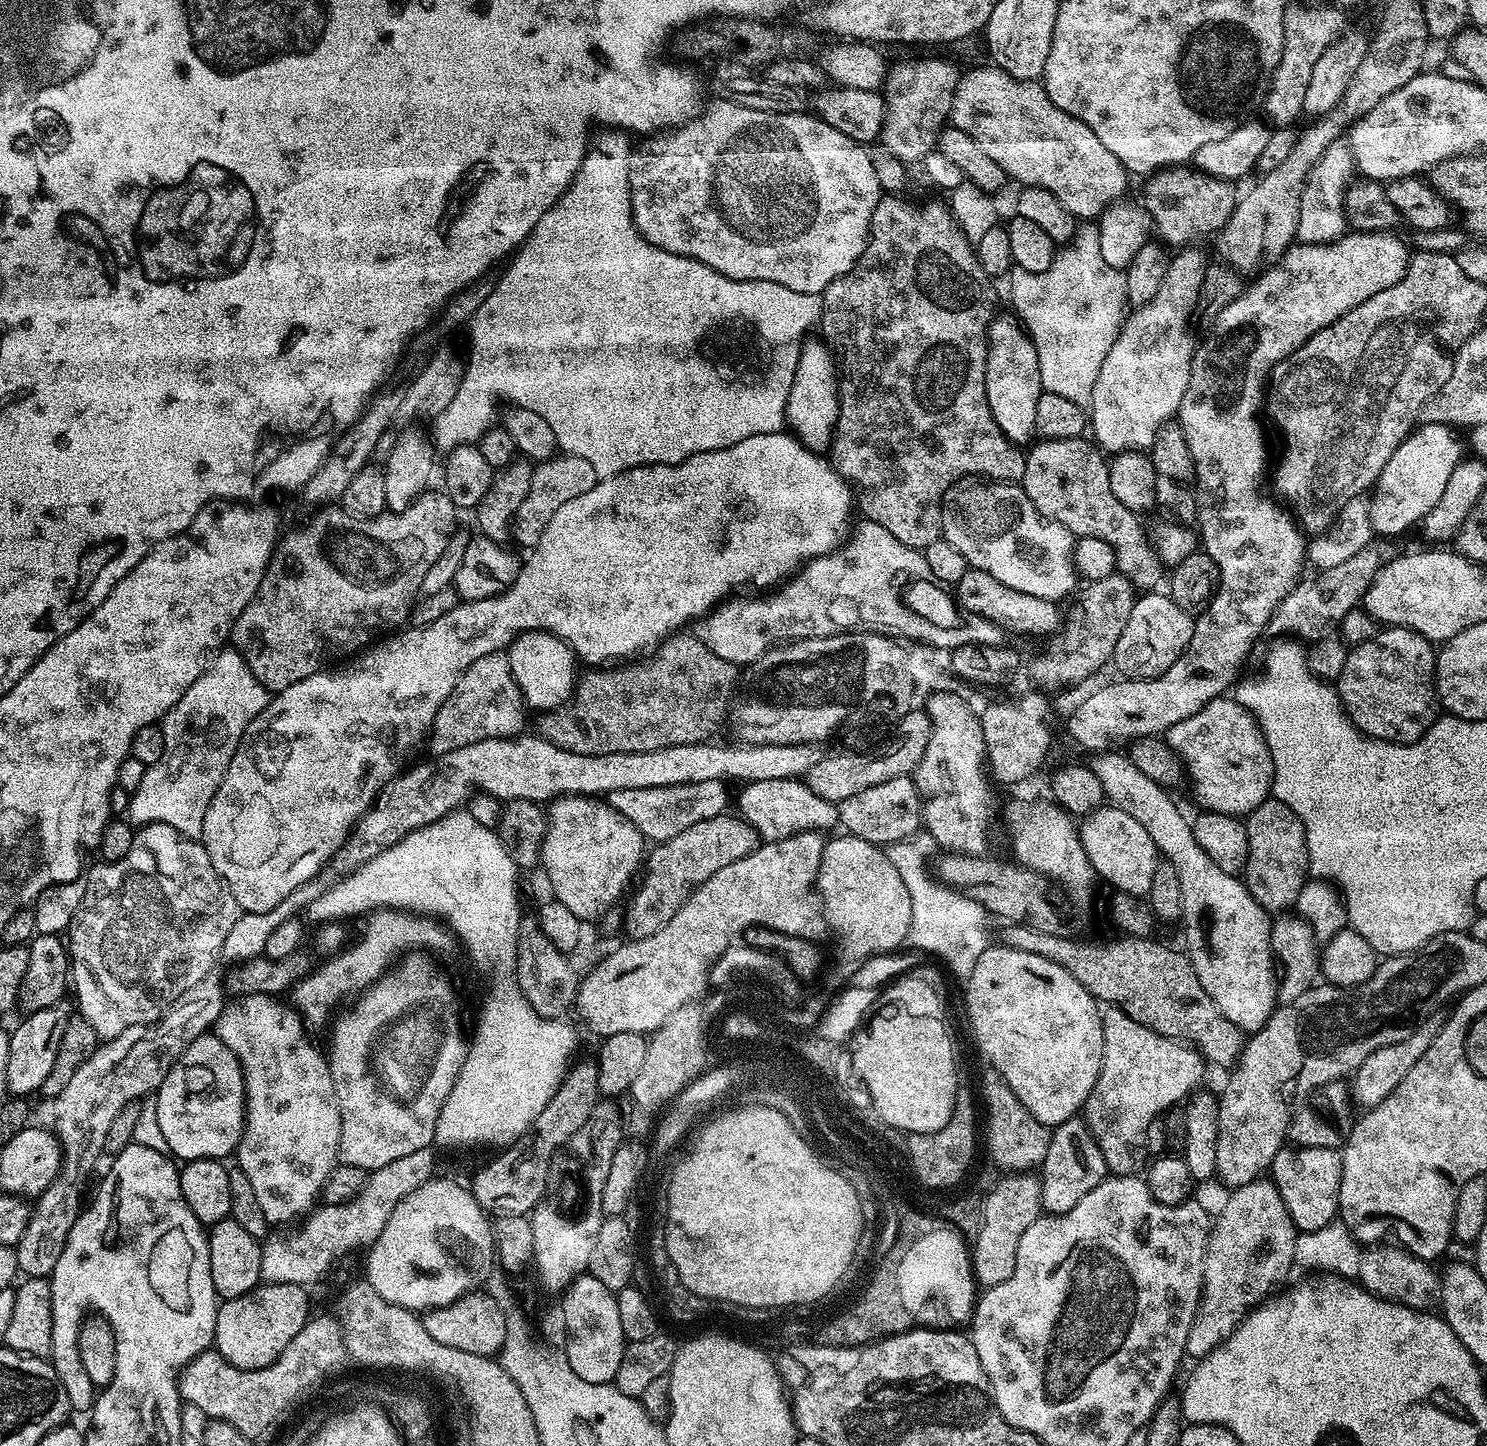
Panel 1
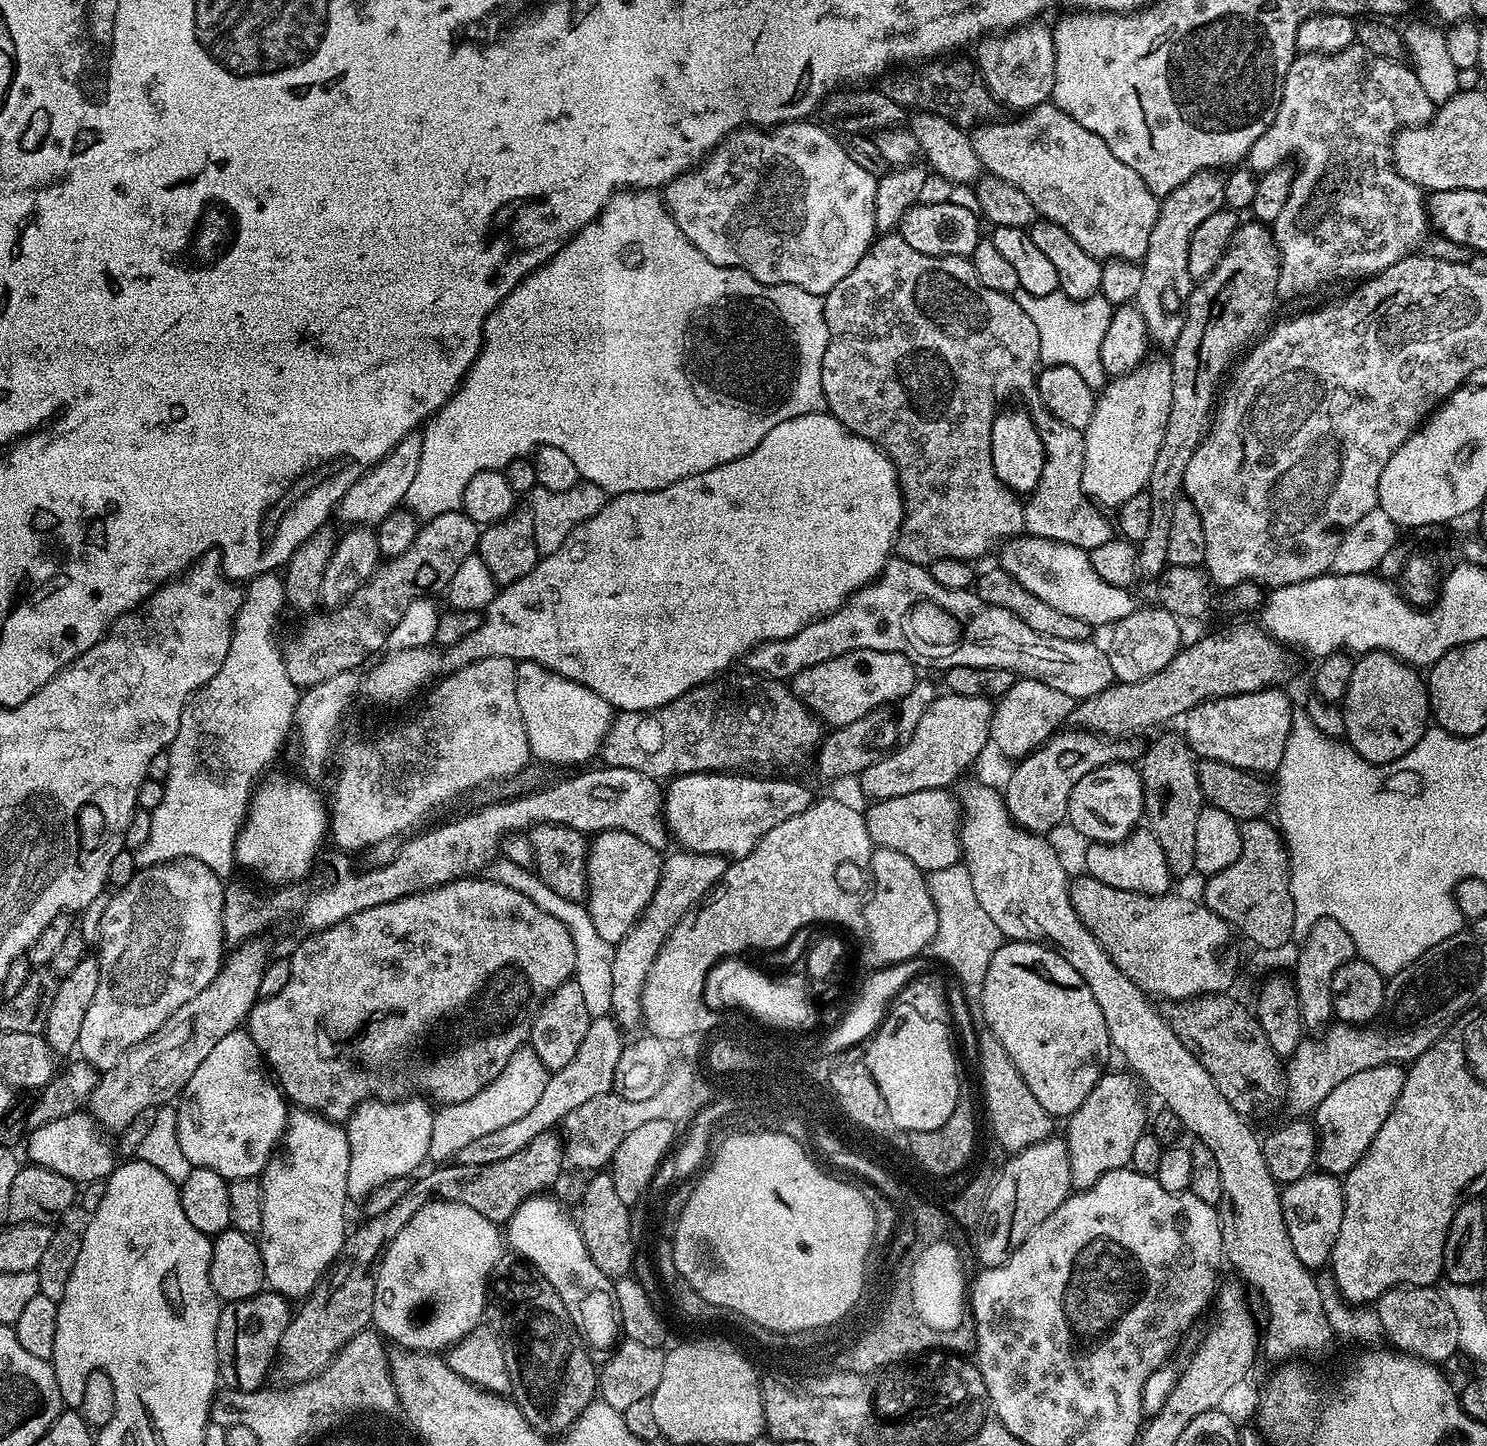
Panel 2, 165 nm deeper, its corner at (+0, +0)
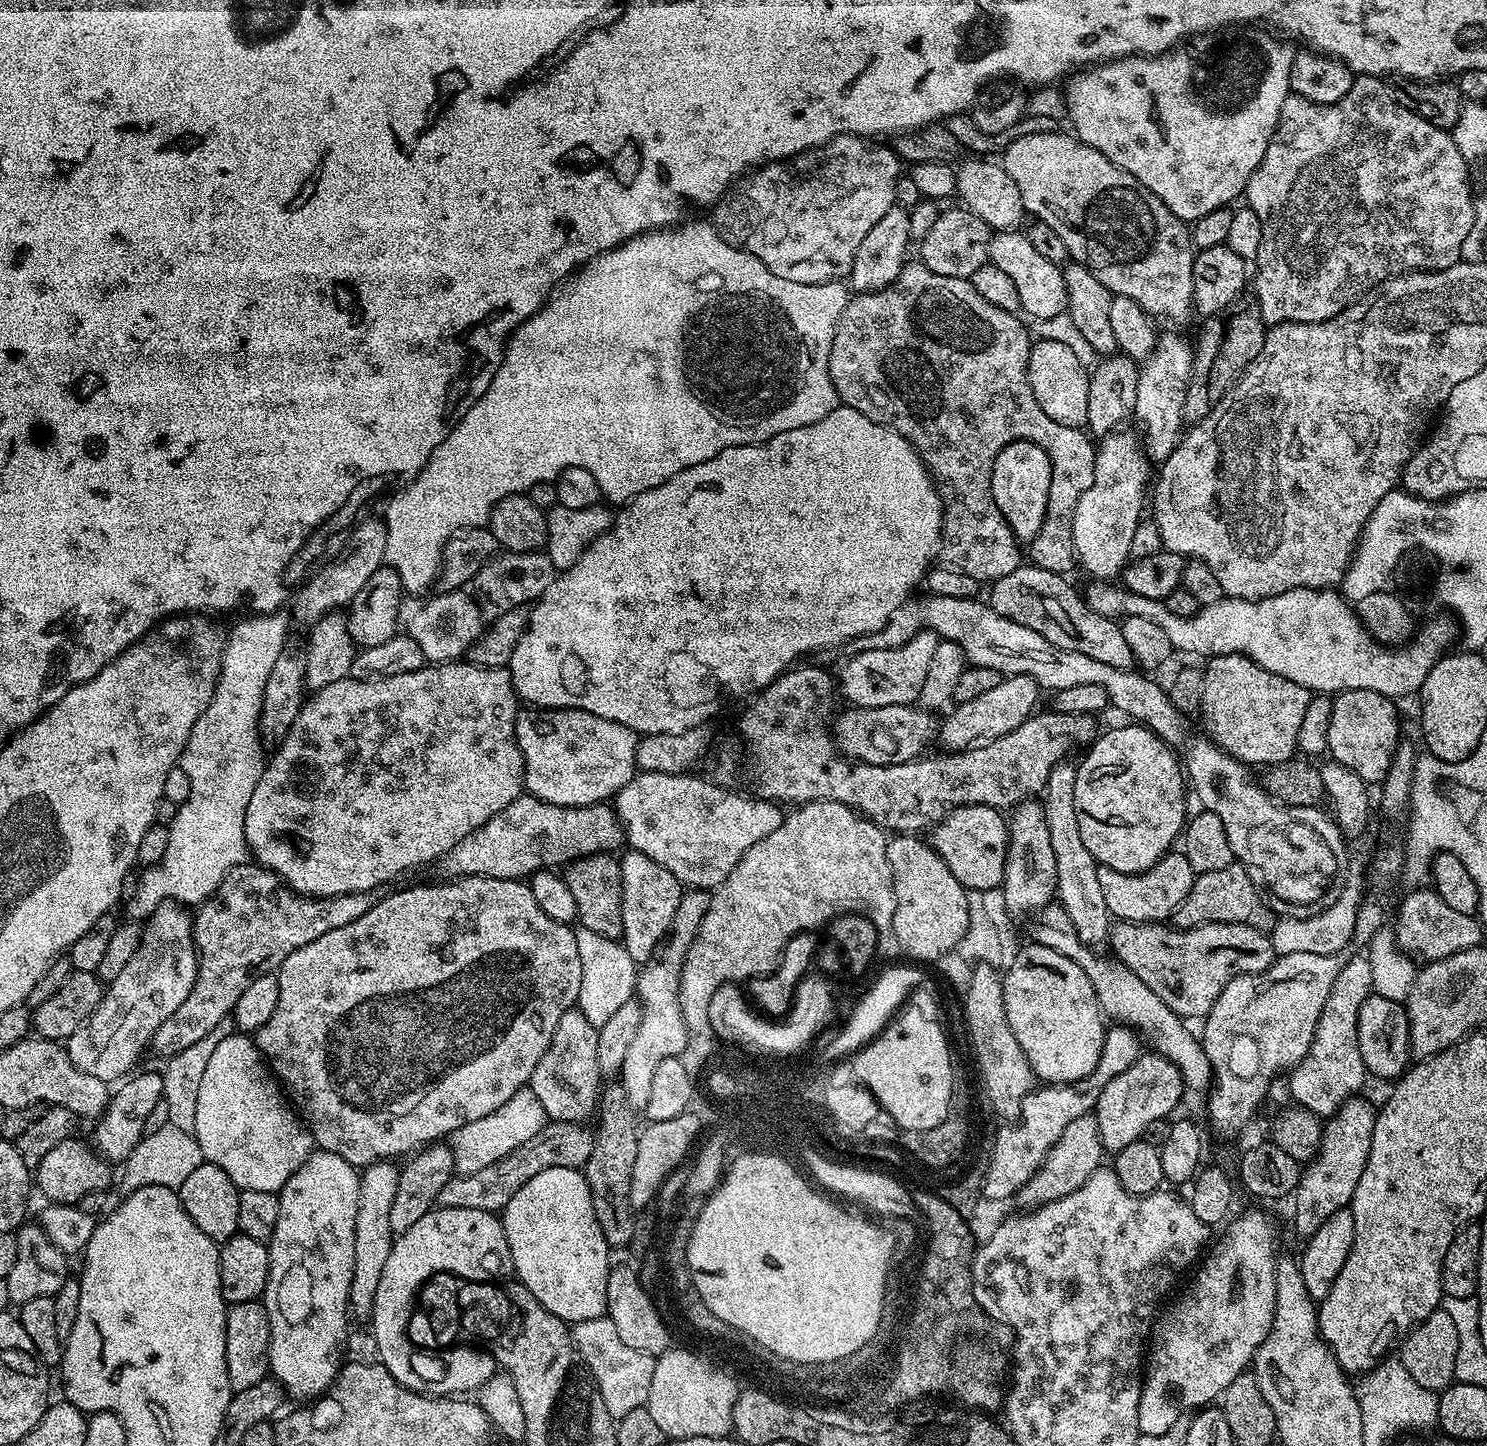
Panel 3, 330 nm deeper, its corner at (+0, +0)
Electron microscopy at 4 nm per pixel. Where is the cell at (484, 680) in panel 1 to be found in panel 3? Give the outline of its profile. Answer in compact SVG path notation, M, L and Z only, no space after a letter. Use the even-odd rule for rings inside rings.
M471 662L433 663L431 666L425 666L406 674L394 674L393 676L382 676L368 680L345 678L332 682L325 688L313 691L305 699L304 705L301 706L298 718L294 718L294 726L290 726L286 738L275 745L273 752L276 753L273 756L269 755L267 757L264 773L258 778L258 786L254 786L254 794L250 794L250 802L246 805L246 818L244 819L244 837L248 843L249 853L254 857L255 863L261 864L264 868L269 868L292 891L299 892L301 896L341 896L342 894L350 894L351 892L380 890L383 884L390 883L395 876L400 876L403 872L412 872L415 868L422 867L423 864L434 863L433 865L435 865L437 862L443 861L445 854L450 850L454 850L454 846L458 846L458 842L462 842L462 838L466 838L466 834L478 830L478 826L482 826L490 818L494 818L494 814L506 810L506 806L510 806L510 802L514 802L525 791L524 755L520 753L520 747L516 741L516 718L518 715L516 704L518 705L518 697L514 676L507 667L487 668L486 666L478 666Z

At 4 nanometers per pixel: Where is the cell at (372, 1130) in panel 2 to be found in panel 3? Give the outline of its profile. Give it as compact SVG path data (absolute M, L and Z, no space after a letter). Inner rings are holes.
M392 1162L370 1164L363 1169L358 1194L358 1222L354 1230L354 1278L350 1282L348 1307L351 1315L367 1321L372 1315L374 1294L378 1294L378 1281L390 1259L394 1233L390 1230L390 1210L394 1206L394 1193L398 1191L398 1168Z

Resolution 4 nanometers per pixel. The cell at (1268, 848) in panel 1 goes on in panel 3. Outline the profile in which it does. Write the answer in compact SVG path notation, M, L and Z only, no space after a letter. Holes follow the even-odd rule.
M1238 863L1222 866L1222 870L1199 873L1194 886L1190 886L1190 894L1186 894L1186 902L1182 902L1182 906L1178 906L1174 913L1174 924L1178 928L1193 928L1214 922L1245 924L1254 926L1260 932L1268 932L1274 923L1271 907L1260 889L1250 882L1250 874L1246 874L1246 870Z

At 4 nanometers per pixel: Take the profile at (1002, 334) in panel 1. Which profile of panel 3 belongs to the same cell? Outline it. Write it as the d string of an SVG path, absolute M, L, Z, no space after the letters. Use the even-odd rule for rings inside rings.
M1015 440L1013 444L1007 444L998 458L994 458L994 470L990 478L994 502L998 510L1002 510L1002 518L1006 518L1017 541L1031 542L1038 530L1042 530L1050 498L1051 477L1052 467L1046 450L1029 440Z

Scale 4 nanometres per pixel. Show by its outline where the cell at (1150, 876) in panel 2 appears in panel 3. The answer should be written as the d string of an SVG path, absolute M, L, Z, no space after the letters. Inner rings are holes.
M1169 850L1153 868L1138 874L1124 874L1122 870L1098 867L1098 883L1109 917L1117 921L1129 920L1135 924L1171 921L1178 906L1186 902L1186 894L1190 894L1190 886L1194 886L1197 875L1194 866L1190 866L1180 850Z

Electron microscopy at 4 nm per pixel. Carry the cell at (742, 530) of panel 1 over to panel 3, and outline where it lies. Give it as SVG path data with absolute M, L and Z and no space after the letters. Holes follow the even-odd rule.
M838 406L826 418L814 422L810 426L798 426L794 430L786 430L782 434L774 434L769 440L764 440L760 444L743 444L722 450L714 458L702 462L698 466L690 466L674 478L662 482L662 486L646 490L638 494L634 499L628 501L615 513L611 528L602 533L588 549L574 562L574 566L563 569L557 575L554 582L539 598L531 605L530 611L526 616L526 627L518 646L512 655L514 665L514 683L516 694L525 705L531 706L536 710L545 708L581 708L590 714L598 714L598 718L606 718L610 722L618 722L622 726L629 728L631 732L640 736L653 736L654 734L682 734L691 728L699 728L707 725L708 719L723 706L727 700L736 700L739 696L751 697L757 692L761 692L769 684L773 684L779 676L788 671L797 663L799 656L804 656L807 652L820 652L823 648L832 648L835 644L847 645L859 636L868 636L872 632L881 632L890 622L890 618L901 608L903 604L917 591L916 587L921 587L929 568L933 567L934 561L938 556L940 547L940 537L944 531L944 504L940 500L940 495L936 489L936 483L928 473L928 467L920 460L920 454L913 444L902 434L898 434L893 428L888 428L884 424L874 422L866 418L866 414L858 414L858 410Z

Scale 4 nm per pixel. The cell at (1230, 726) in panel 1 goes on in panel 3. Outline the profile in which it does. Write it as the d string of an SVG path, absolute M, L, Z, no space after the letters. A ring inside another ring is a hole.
M1240 653L1213 656L1203 665L1203 669L1204 693L1200 712L1204 716L1202 728L1208 739L1229 752L1235 760L1241 760L1249 766L1286 762L1297 755L1298 729L1302 727L1302 718L1306 715L1306 706L1310 706L1313 693L1258 666L1249 656L1241 656Z

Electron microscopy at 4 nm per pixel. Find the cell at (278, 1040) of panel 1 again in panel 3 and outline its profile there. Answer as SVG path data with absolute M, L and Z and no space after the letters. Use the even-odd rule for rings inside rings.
M319 1150L313 1151L312 1155L308 1157L307 1162L298 1169L298 1171L291 1176L286 1182L286 1186L281 1188L278 1195L280 1197L280 1209L278 1210L278 1226L274 1226L274 1234L272 1239L267 1241L268 1246L268 1281L264 1287L264 1294L262 1297L262 1303L266 1314L268 1315L268 1321L270 1322L270 1346L268 1347L268 1366L270 1369L271 1379L274 1379L281 1385L285 1393L289 1397L292 1396L296 1402L311 1402L316 1399L318 1396L324 1395L329 1388L332 1387L336 1382L336 1377L339 1376L340 1370L342 1367L342 1361L345 1359L344 1356L344 1343L348 1340L348 1320L350 1321L350 1309L348 1307L348 1295L350 1294L350 1282L354 1278L354 1230L356 1229L356 1223L358 1222L358 1194L360 1193L360 1178L361 1173L351 1164L346 1162L346 1158L338 1158L338 1154L330 1154L329 1152L322 1152Z

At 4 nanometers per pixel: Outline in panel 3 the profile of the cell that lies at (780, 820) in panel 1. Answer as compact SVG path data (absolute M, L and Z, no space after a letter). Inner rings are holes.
M640 772L616 793L614 807L631 851L654 858L658 866L666 866L689 889L715 890L750 846L778 830L785 813L779 803L757 800L751 794L696 775Z

